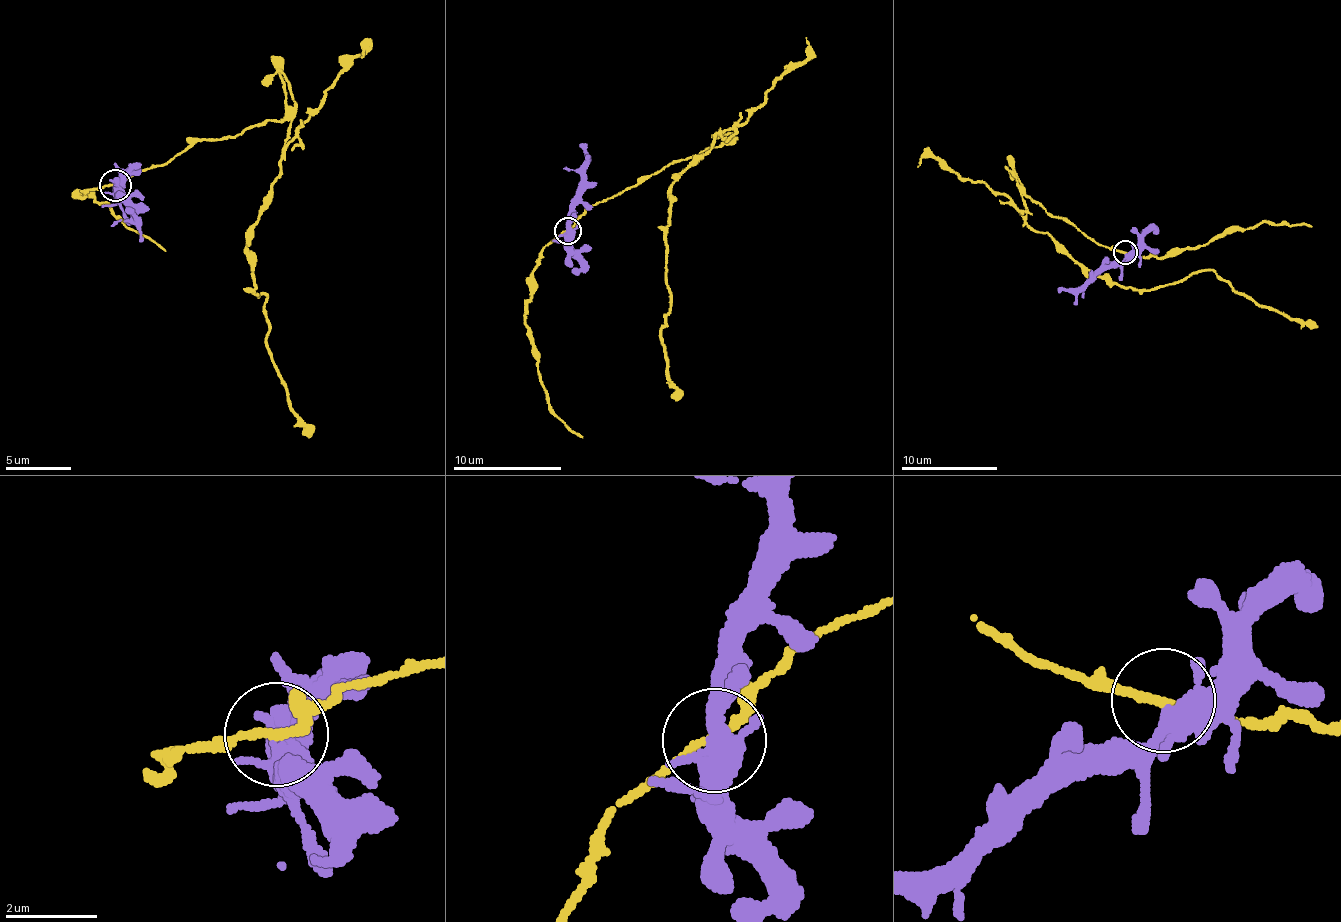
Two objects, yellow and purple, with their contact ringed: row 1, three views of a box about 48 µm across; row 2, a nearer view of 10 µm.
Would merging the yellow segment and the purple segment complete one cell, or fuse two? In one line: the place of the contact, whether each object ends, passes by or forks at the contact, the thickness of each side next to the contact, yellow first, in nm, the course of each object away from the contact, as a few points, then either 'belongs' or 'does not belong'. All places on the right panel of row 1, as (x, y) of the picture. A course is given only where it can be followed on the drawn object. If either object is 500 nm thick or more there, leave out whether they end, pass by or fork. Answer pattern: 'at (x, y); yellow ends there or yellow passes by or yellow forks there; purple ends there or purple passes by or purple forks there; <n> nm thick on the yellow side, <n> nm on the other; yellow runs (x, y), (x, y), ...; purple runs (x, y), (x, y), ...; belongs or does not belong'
at (1125, 252); yellow passes by; purple forks there; 170 nm thick on the yellow side, 320 nm on the other; yellow runs (1126, 253), (1023, 198), (1026, 222), (1095, 274), (1148, 289), (1214, 270), (1239, 293), (1317, 327); purple runs (1126, 253), (1121, 262), (1075, 288), (1059, 289); does not belong

